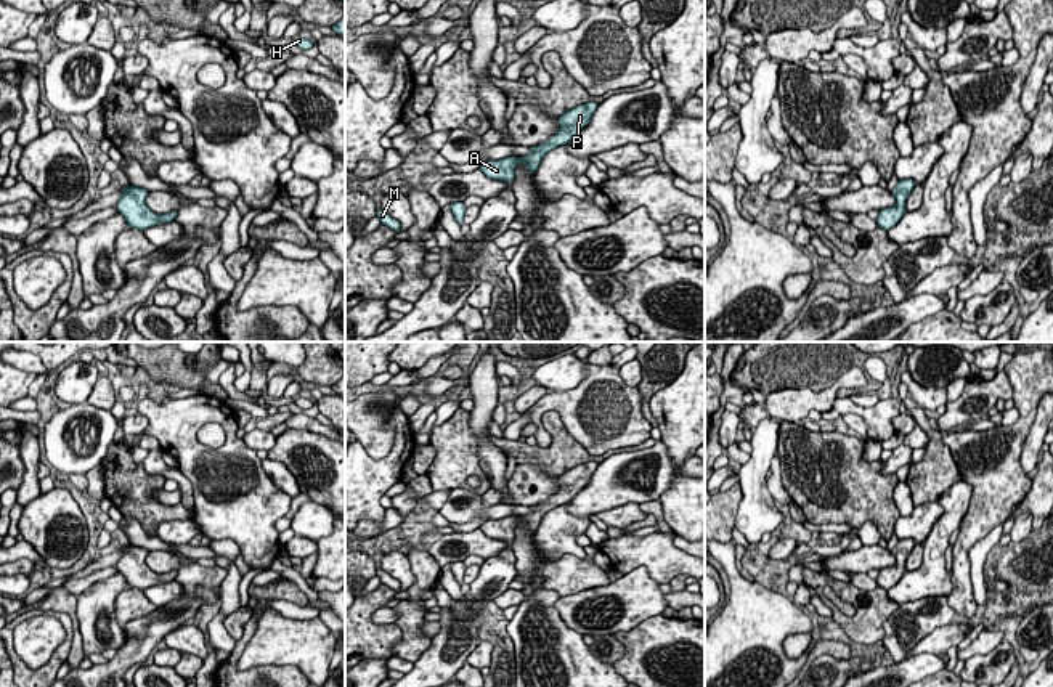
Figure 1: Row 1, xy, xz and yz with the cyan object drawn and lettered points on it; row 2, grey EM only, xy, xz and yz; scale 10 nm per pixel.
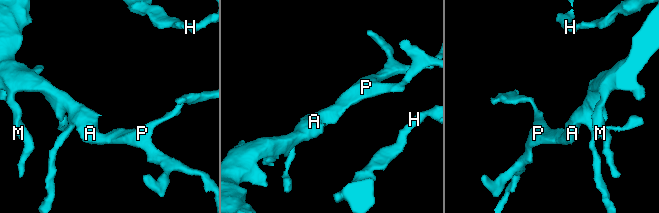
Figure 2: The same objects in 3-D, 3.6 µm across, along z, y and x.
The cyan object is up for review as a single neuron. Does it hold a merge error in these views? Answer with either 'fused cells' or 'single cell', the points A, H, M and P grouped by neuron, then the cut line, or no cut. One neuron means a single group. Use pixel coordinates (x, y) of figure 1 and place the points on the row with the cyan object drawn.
single cell; A H M P; no cut

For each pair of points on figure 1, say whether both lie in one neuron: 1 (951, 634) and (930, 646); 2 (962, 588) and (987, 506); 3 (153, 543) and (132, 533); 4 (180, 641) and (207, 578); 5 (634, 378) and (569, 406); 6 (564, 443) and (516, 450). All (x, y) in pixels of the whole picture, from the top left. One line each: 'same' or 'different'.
1: same
2: same
3: same
4: different
5: different
6: same

